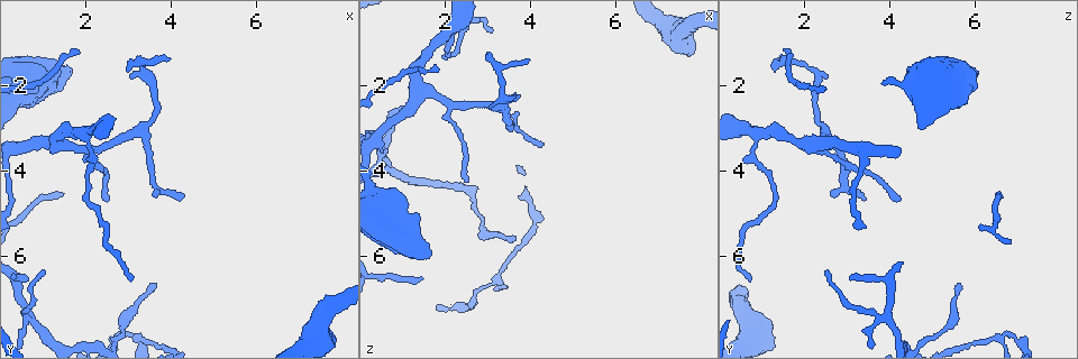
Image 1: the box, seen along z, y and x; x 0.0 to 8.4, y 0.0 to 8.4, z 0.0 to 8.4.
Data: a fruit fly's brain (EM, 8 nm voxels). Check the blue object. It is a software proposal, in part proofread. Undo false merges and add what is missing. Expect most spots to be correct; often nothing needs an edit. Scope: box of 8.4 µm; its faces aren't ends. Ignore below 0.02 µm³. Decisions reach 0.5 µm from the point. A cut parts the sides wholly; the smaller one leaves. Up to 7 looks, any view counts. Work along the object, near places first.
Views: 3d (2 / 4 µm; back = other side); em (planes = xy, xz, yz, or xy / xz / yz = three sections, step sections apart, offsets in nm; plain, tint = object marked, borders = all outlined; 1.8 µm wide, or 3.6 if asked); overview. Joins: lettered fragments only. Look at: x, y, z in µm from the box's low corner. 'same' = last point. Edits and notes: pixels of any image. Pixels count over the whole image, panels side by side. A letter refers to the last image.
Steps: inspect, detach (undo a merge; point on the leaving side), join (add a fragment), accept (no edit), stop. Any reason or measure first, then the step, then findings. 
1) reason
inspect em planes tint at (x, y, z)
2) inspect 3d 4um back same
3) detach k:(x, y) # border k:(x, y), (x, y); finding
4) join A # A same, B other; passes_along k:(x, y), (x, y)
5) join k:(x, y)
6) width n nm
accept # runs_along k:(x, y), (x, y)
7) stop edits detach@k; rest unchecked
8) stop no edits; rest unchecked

an open end
inspect 3d 2um at (4.25, 4.65, 3.35)

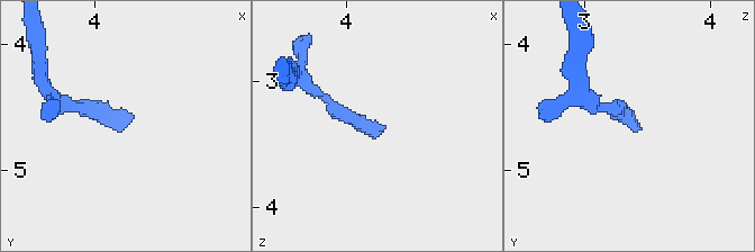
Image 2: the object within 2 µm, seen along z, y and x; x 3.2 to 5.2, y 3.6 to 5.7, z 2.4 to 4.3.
inspect em xz step 16 borders at (4.28, 4.58, 3.38)

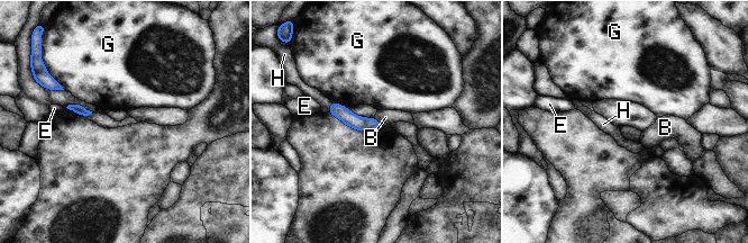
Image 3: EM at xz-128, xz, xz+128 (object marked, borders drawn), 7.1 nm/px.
another direction
inspect em planes borders same

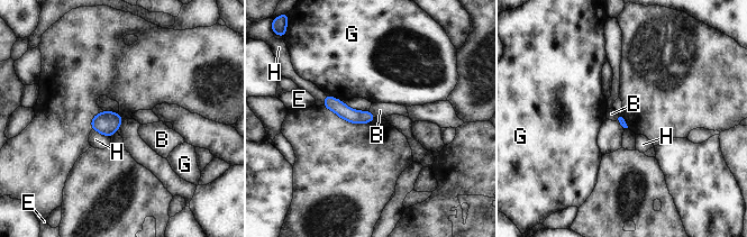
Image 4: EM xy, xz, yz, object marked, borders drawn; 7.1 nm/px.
accept # B other, E other, G other, H other; runs_along 4:(328, 99), (352, 116), (371, 117); none of them fits

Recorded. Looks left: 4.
branch stops here
inspect em planes borders at (3.60, 6.65, 5.65)

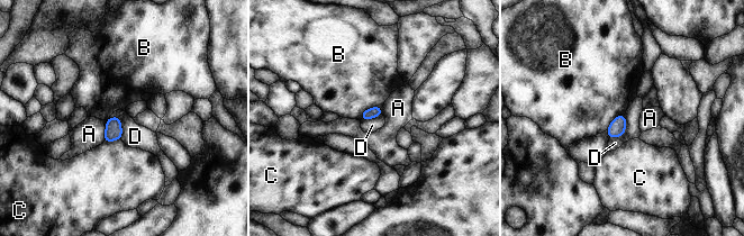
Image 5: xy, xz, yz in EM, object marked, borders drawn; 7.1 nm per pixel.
accept # A other, B other, C other, D other; border 5:(625, 115), (625, 132), (609, 138); no lettered fragment goes on from it

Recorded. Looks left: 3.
calibre changes
inspect 3d 4um at (1.95, 3.10, 0.80)

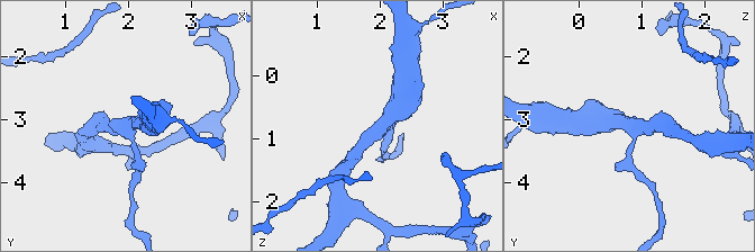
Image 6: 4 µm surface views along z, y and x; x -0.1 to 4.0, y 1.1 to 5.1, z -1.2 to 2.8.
arms 3; need the tissue
inspect em planes borders at (1.95, 3.10, 0.80)

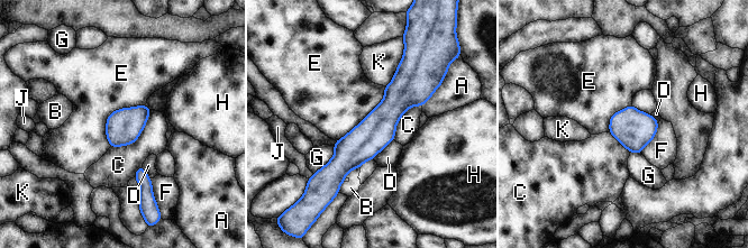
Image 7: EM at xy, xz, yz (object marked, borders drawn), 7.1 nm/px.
accept # A other, B other, C other, D other, E other, F other, G other, H other, J other, K other; one neuron here

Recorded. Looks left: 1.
stop no edits; rest unchecked

